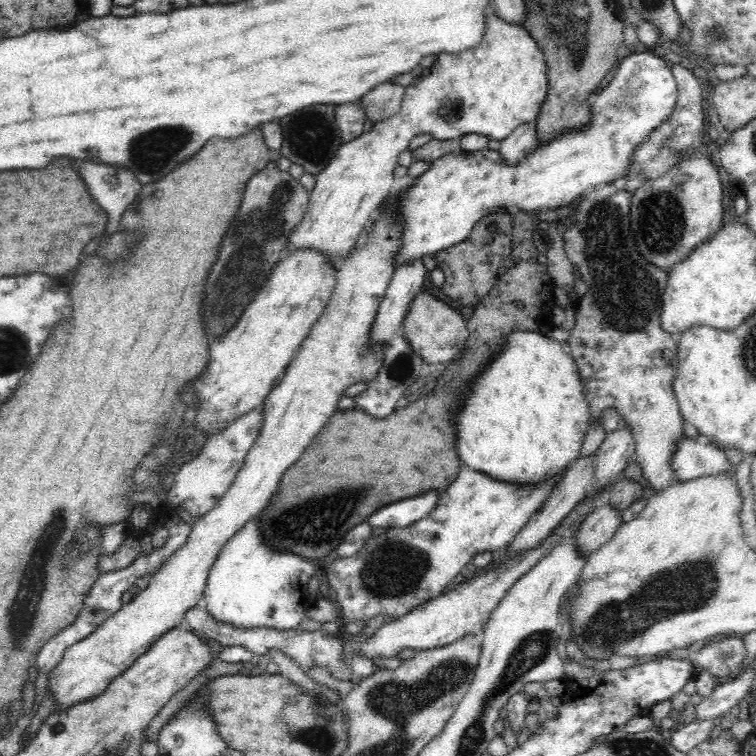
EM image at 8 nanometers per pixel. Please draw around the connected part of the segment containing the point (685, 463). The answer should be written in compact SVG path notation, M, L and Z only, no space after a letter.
M684 437L676 446L677 452L670 461L670 467L677 480L694 480L722 472L736 474L737 467L728 461L722 450L709 443L706 437L696 440Z

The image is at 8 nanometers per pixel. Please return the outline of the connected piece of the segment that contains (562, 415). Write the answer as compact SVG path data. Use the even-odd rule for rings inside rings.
M527 330L510 332L506 350L500 352L496 358L492 358L492 362L480 374L480 378L470 388L470 394L467 395L464 407L455 413L458 414L458 416L455 416L456 426L458 426L456 449L460 460L464 462L464 467L483 472L494 480L503 480L510 484L540 484L546 478L563 472L570 462L576 461L580 457L588 427L591 425L591 415L589 414L589 405L584 395L577 364L570 354L567 355L562 351L561 342L547 337L542 332L528 332Z

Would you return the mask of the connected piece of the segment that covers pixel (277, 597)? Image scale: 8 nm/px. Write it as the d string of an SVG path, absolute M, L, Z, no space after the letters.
M260 513L256 518L244 524L238 532L220 549L207 576L203 599L207 613L216 622L231 624L234 628L275 628L276 630L292 630L307 616L308 607L315 601L308 589L308 580L315 574L310 559L300 557L288 551L270 549L260 533L259 523L263 518Z

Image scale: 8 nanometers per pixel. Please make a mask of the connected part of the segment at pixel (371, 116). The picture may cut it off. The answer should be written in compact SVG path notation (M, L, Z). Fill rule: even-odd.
M393 81L373 87L361 98L367 124L376 124L380 120L394 116L394 113L400 110L404 95L405 88Z

